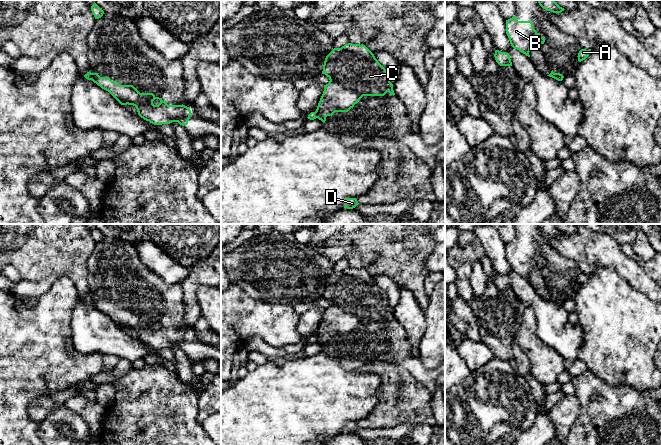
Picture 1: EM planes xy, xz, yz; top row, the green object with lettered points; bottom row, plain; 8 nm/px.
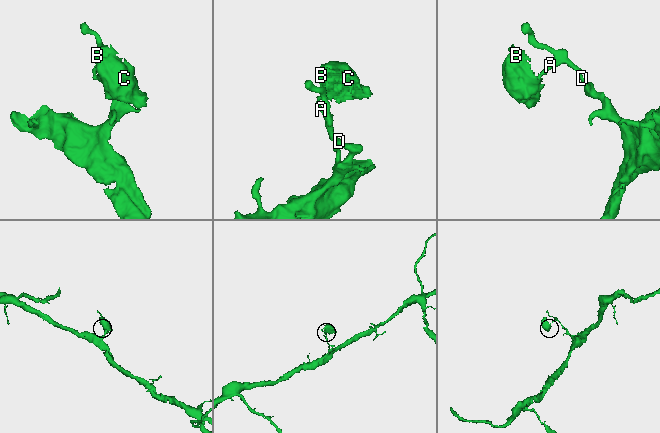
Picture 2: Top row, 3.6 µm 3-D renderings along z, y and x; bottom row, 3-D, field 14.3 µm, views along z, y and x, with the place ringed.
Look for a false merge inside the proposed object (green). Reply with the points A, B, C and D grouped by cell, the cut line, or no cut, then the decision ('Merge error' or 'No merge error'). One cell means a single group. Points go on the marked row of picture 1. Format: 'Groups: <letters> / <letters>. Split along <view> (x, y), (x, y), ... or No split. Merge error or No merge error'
Groups: A D / B C. Split along xy (91, 73), (92, 79). Merge error

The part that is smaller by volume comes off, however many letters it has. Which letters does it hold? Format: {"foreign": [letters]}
{"foreign": ["B", "C"]}

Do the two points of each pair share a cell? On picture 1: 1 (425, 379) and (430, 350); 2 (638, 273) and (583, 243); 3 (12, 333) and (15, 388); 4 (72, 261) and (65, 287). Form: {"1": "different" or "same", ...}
{"1": "different", "2": "same", "3": "same", "4": "different"}

